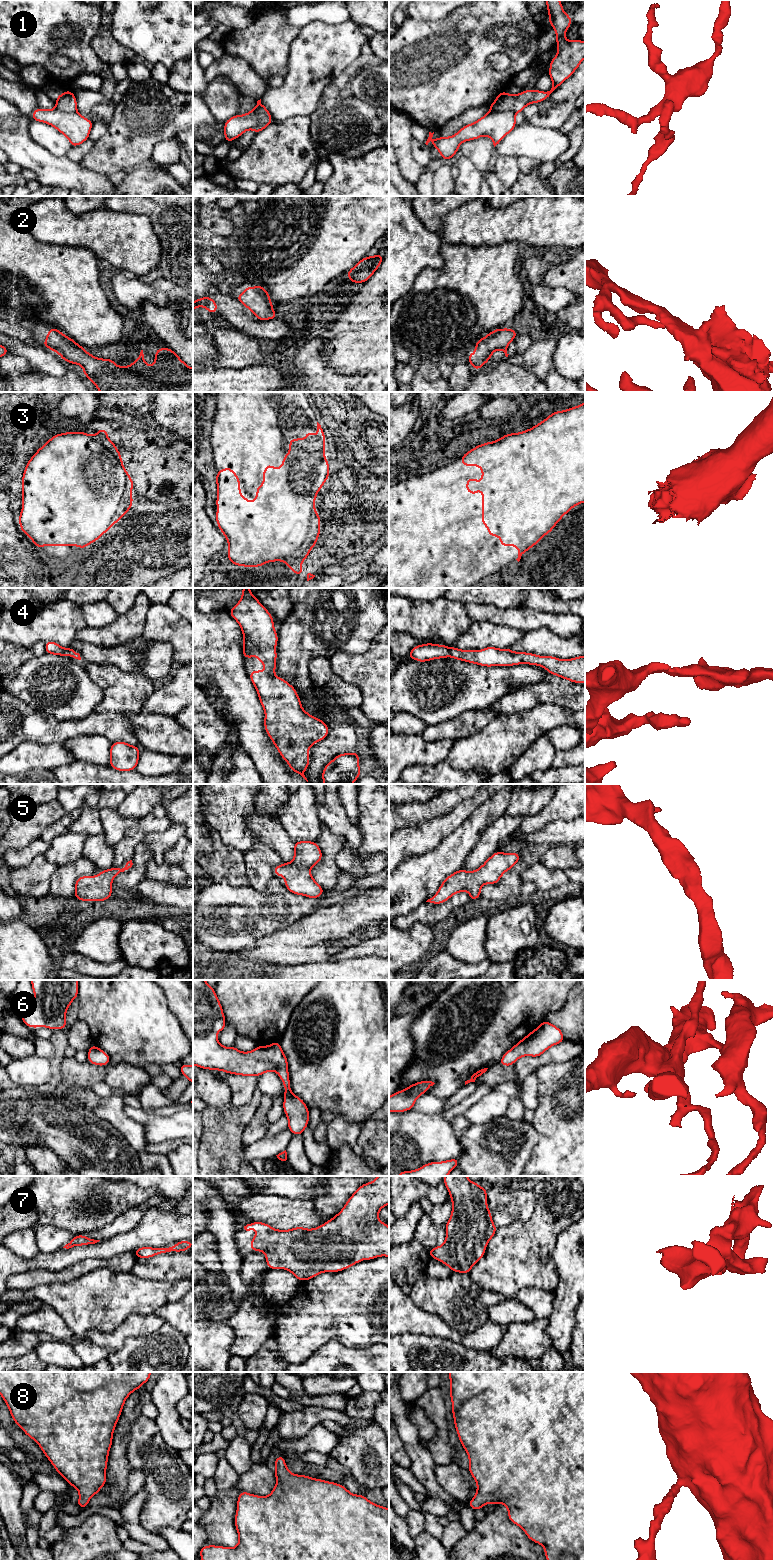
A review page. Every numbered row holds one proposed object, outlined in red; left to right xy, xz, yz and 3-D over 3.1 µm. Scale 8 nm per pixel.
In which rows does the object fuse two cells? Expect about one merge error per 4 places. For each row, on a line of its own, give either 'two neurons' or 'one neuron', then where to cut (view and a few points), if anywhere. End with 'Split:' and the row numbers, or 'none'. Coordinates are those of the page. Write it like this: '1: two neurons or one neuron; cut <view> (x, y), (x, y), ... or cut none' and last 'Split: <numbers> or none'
1: two neurons; cut xz (263, 106), (258, 110), (259, 122), (252, 128)
2: one neuron; cut none
3: one neuron; cut none
4: one neuron; cut none
5: one neuron; cut none
6: one neuron; cut none
7: one neuron; cut none
8: one neuron; cut none
Split: 1

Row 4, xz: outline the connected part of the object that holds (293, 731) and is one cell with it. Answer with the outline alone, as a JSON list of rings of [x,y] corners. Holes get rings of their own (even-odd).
[[[249,588],[242,589],[240,601],[230,609],[230,614],[242,630],[244,636],[242,654],[244,658],[252,658],[259,654],[257,662],[264,663],[264,673],[253,670],[249,675],[257,690],[260,703],[265,711],[264,726],[267,735],[272,739],[281,757],[289,764],[293,772],[300,774],[307,782],[304,771],[310,759],[308,749],[316,742],[328,736],[328,726],[323,720],[308,714],[301,706],[300,697],[295,688],[287,681],[274,675],[276,669],[276,645],[278,635],[274,629],[274,621],[268,610],[250,592]]]

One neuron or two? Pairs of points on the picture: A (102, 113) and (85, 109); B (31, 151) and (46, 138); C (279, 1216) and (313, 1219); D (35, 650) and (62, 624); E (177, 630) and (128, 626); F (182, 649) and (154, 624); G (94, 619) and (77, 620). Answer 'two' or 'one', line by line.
A: two
B: two
C: one
D: two
E: two
F: one
G: two

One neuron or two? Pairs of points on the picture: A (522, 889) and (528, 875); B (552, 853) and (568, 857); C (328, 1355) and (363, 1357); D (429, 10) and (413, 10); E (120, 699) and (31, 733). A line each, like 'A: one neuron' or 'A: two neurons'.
A: two neurons
B: one neuron
C: one neuron
D: one neuron
E: two neurons

